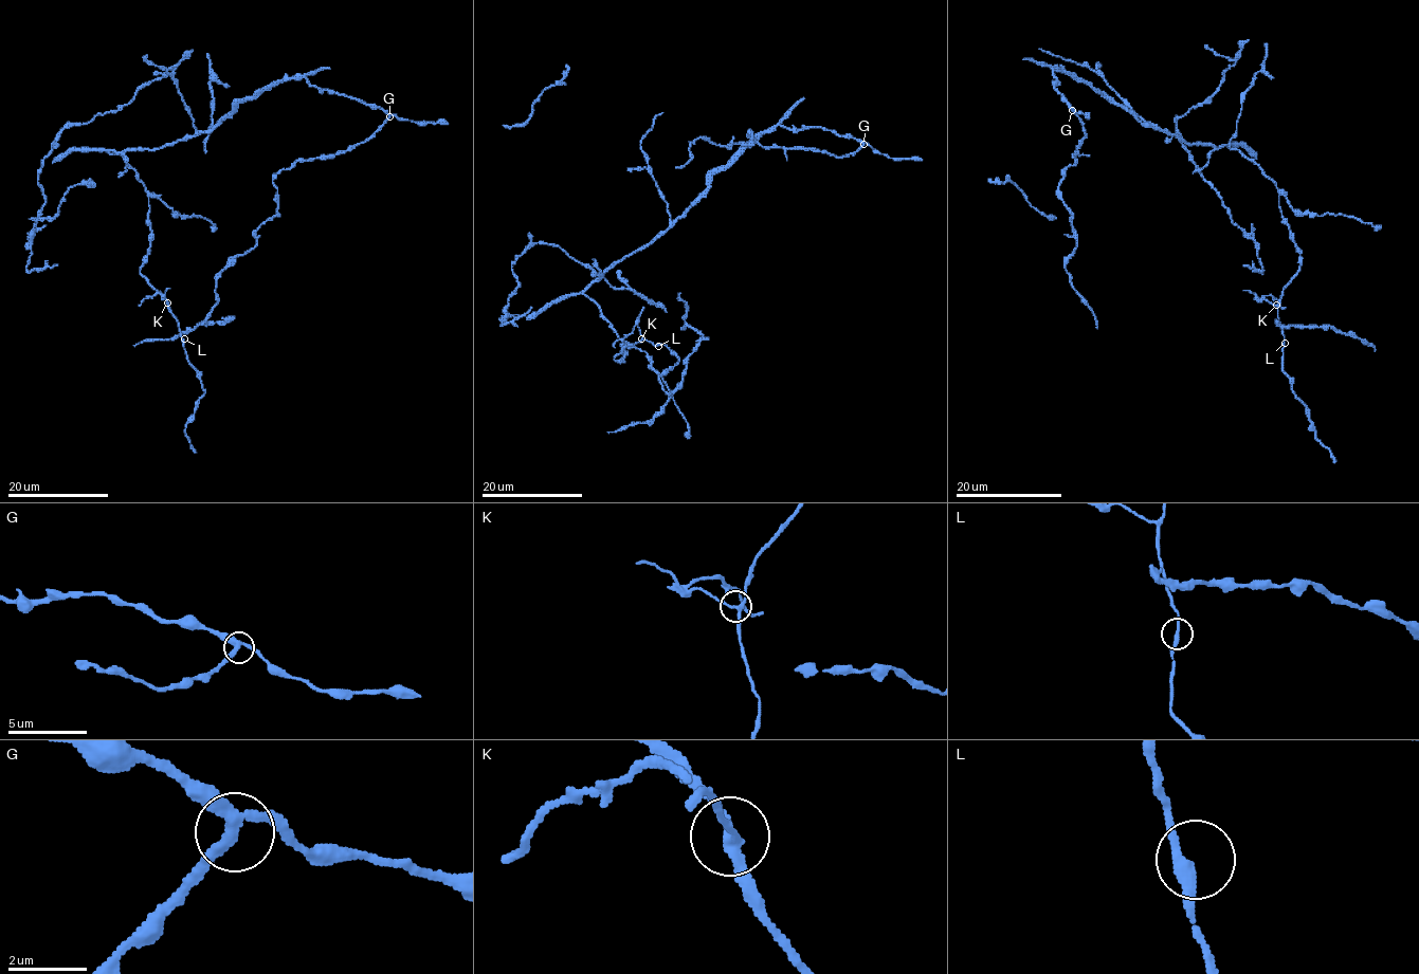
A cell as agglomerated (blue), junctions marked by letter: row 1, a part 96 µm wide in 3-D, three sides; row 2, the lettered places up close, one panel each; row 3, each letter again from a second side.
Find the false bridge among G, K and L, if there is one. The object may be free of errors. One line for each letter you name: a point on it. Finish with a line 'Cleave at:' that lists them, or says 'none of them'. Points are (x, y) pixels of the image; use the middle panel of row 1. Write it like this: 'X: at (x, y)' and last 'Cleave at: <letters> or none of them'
K: at (641, 338)
Cleave at: K

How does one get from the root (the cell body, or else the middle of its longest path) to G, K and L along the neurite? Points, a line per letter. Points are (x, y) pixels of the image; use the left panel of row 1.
G: (223, 117), (239, 103), (252, 100), (273, 85), (303, 77), (314, 86), (375, 104), (389, 116)
K: (223, 117), (211, 130), (156, 149), (109, 151), (135, 170), (147, 193), (151, 242), (140, 273), (167, 302)
L: (223, 117), (156, 149), (109, 151), (147, 193), (151, 242), (140, 273), (184, 338)

